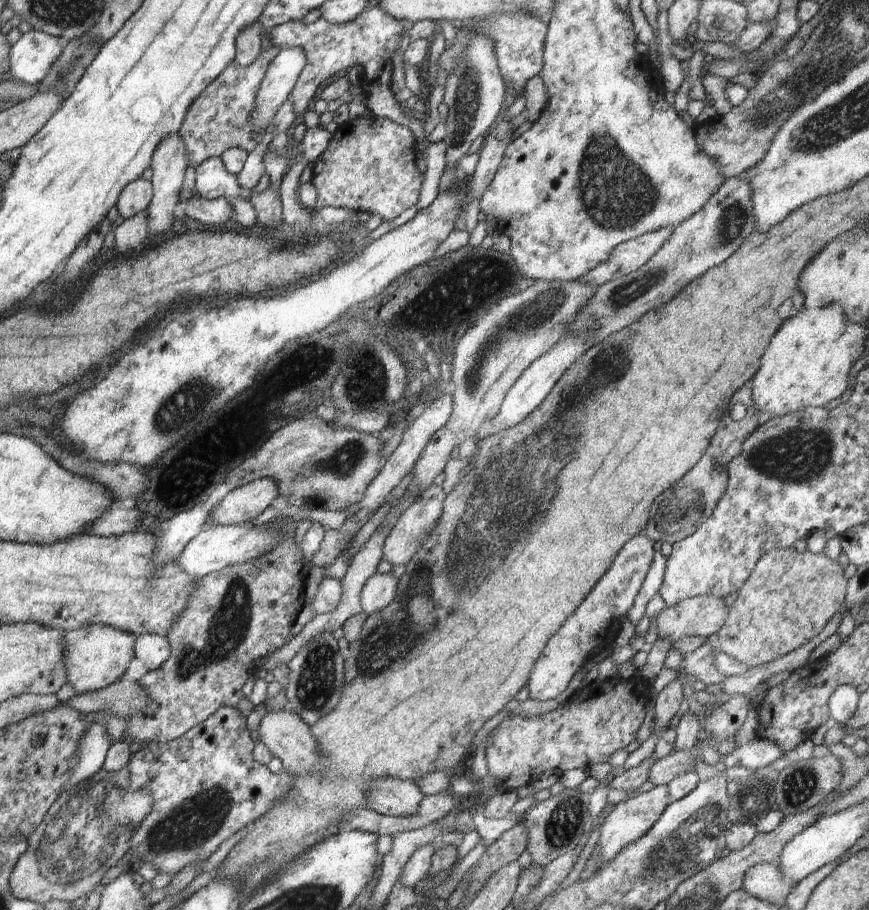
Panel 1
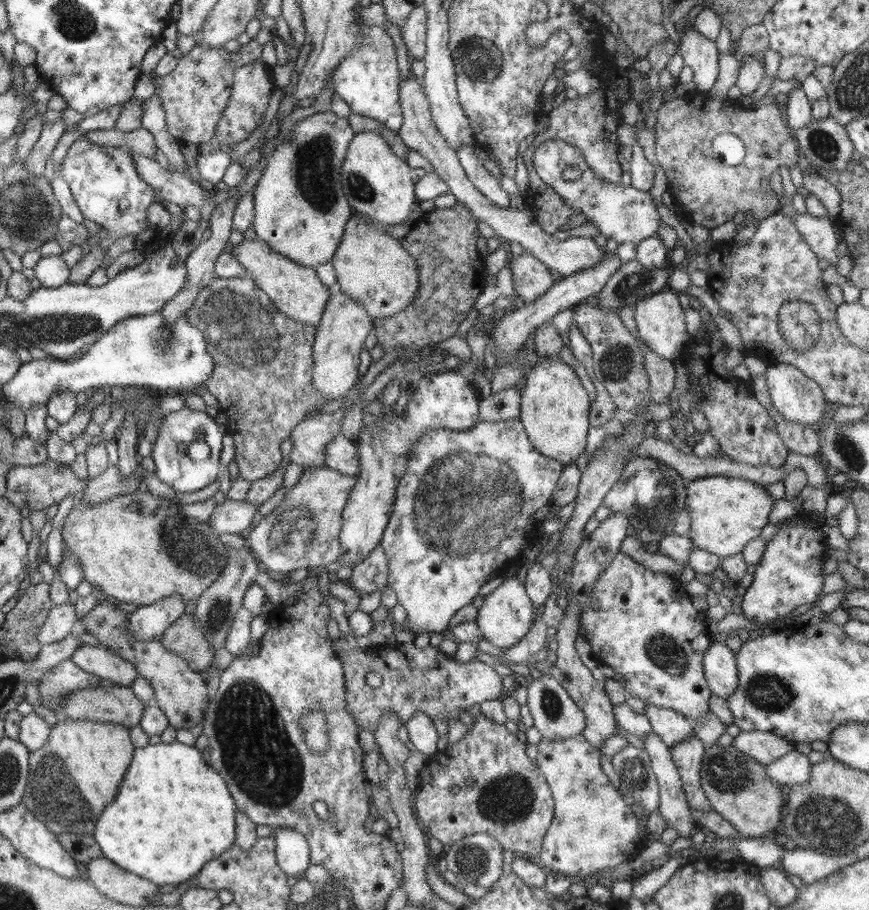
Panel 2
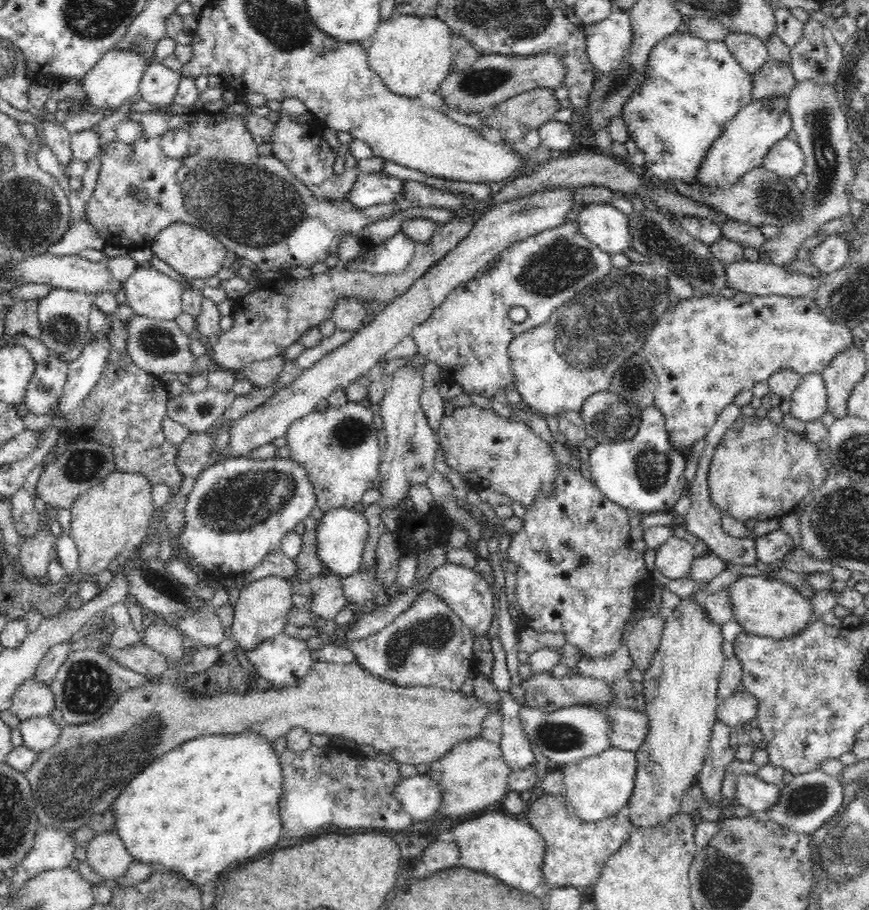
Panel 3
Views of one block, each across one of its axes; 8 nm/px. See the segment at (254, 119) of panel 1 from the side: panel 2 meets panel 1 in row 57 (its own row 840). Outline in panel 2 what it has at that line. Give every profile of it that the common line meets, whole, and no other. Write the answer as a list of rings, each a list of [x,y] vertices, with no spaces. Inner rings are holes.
[[[276,828],[271,834],[276,842],[278,867],[287,877],[306,879],[306,871],[311,865],[309,844],[298,830]]]

